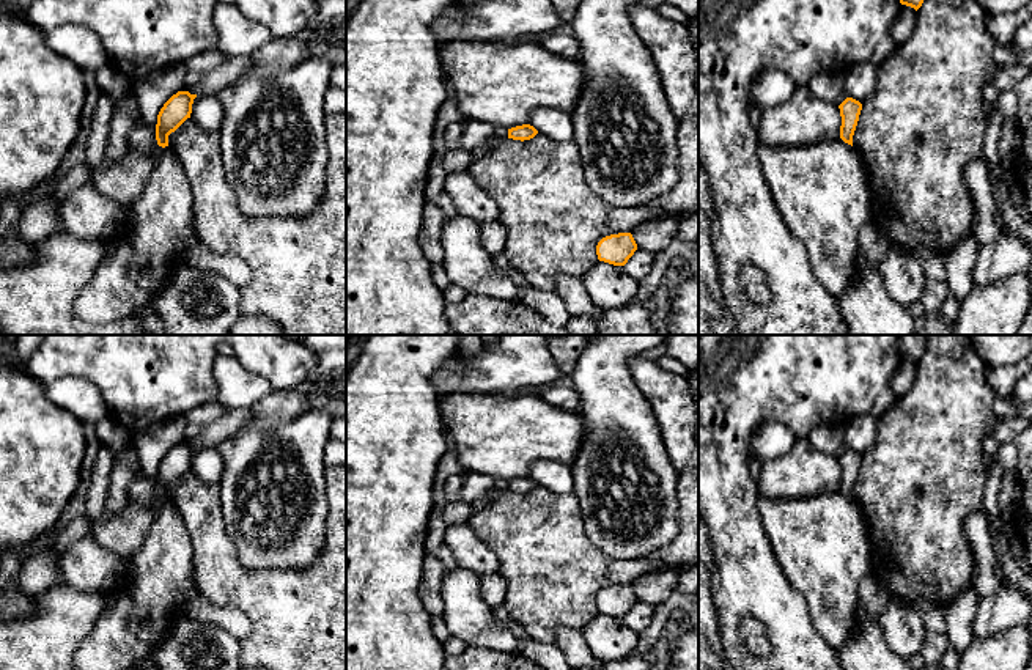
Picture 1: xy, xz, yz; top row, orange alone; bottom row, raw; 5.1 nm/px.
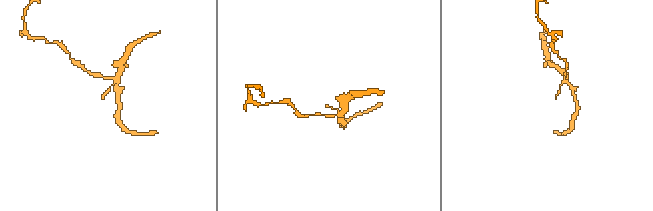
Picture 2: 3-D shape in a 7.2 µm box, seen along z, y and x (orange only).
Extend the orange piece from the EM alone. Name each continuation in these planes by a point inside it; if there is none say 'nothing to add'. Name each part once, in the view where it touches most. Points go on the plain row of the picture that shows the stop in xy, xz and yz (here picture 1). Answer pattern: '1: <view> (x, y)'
nothing to add

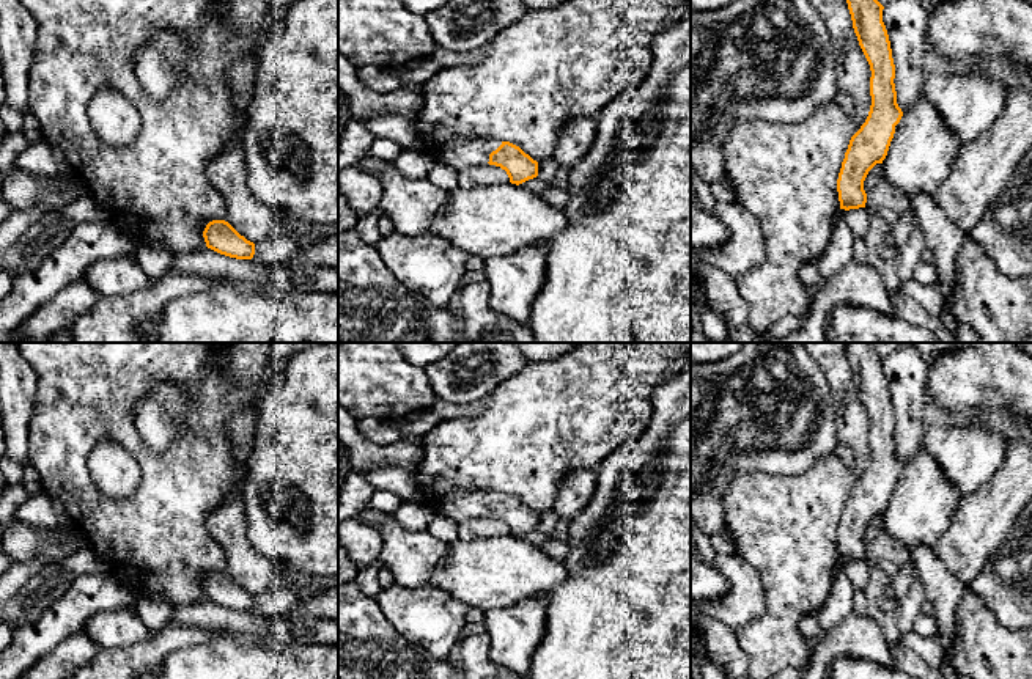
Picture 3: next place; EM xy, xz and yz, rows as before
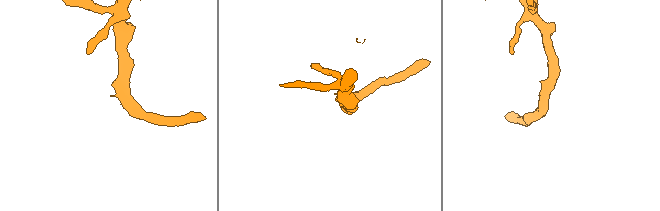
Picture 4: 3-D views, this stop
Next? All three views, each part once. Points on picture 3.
1: xz (461, 505)

